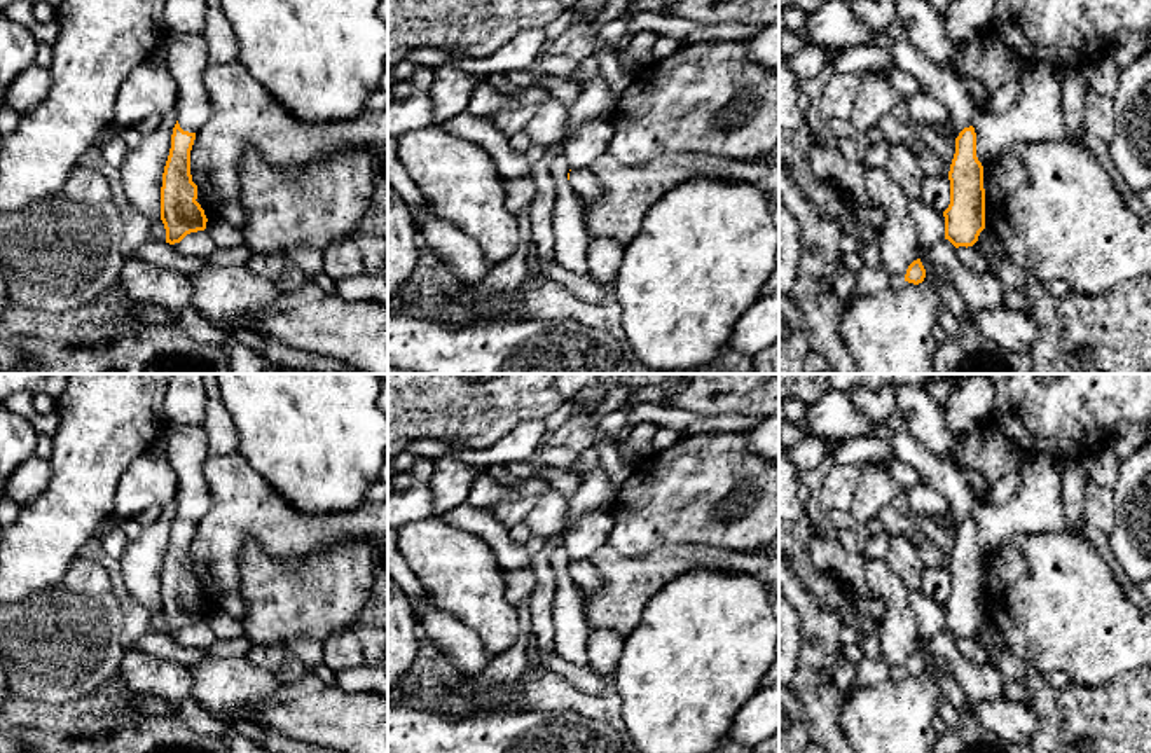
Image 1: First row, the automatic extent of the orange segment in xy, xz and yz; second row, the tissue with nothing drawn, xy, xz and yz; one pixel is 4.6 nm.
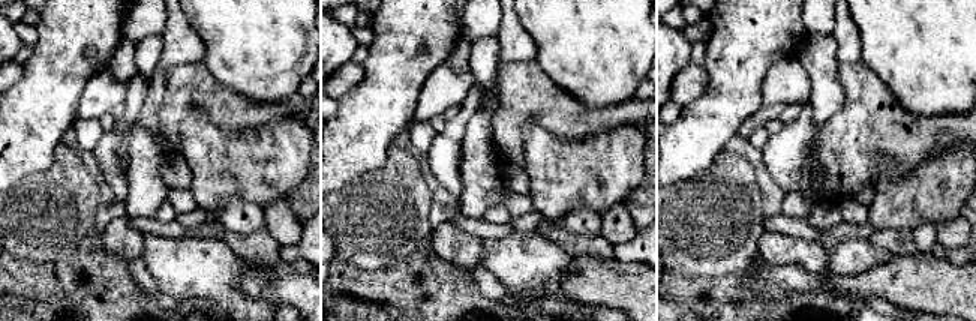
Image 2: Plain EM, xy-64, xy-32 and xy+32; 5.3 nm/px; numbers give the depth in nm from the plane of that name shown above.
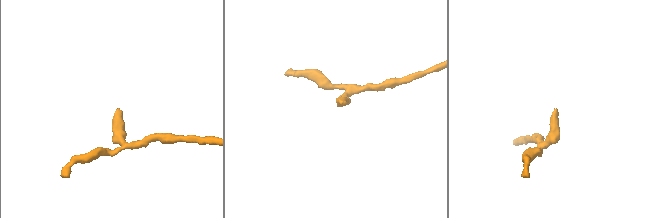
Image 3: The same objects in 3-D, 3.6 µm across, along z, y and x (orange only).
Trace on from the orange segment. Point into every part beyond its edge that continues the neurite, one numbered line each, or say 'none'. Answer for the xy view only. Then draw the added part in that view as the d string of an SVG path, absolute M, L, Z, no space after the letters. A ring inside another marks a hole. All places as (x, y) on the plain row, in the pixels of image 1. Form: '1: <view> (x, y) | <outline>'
1: xy (186, 448) | M203 426L166 430L166 461L176 475L176 512L183 522L199 524L211 505L204 477L206 433Z

